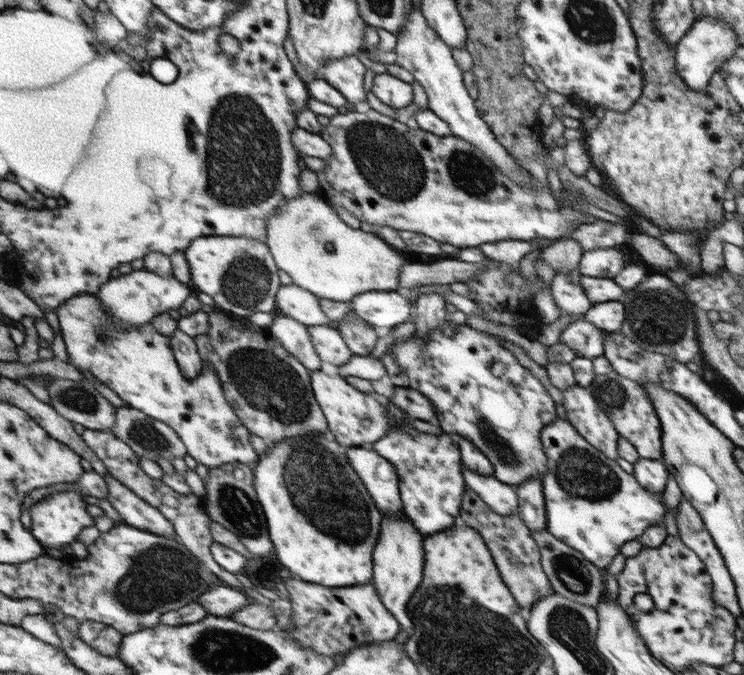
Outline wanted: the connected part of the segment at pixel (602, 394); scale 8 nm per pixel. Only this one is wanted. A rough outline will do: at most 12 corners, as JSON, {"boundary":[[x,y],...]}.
{"boundary":[[613,370],[590,389],[619,436],[662,461],[662,423],[638,381]]}

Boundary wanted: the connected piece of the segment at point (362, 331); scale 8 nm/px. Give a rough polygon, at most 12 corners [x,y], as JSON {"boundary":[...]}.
{"boundary":[[349,312],[338,324],[348,346],[368,355],[376,332],[363,318]]}

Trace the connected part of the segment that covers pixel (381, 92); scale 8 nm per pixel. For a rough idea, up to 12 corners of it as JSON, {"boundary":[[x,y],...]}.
{"boundary":[[386,73],[372,93],[391,108],[412,102],[411,84]]}

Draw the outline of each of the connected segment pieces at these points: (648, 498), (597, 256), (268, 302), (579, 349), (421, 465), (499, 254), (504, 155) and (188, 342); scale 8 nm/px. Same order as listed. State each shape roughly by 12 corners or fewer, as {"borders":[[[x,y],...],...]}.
{"borders":[[[567,420],[542,431],[546,531],[603,572],[663,494]],[[620,248],[583,252],[583,276],[614,278],[626,266]],[[208,236],[186,250],[193,283],[222,310],[278,313],[271,246]],[[582,318],[559,341],[576,357],[604,355],[602,330]],[[388,431],[403,510],[420,533],[459,521],[464,491],[453,434]],[[500,240],[484,243],[488,258],[508,263],[519,272],[520,259],[536,240]],[[412,6],[395,63],[426,91],[427,107],[504,175],[530,187],[478,116],[452,50]],[[178,328],[172,343],[184,374],[198,378],[205,363],[195,336]]]}

